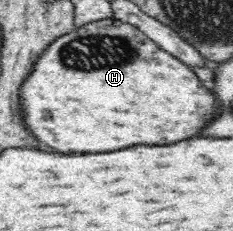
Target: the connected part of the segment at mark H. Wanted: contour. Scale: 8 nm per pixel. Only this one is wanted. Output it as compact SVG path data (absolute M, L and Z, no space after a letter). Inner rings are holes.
M112 18L93 21L84 27L74 29L70 33L56 37L32 63L32 71L20 85L19 105L21 106L21 119L27 131L42 141L44 145L50 145L56 151L62 153L108 153L108 151L118 151L126 149L132 145L168 145L176 143L188 137L194 137L202 127L205 127L209 120L217 113L217 100L215 95L200 81L200 78L190 70L188 66L172 54L166 53L154 40L142 33L135 25Z

